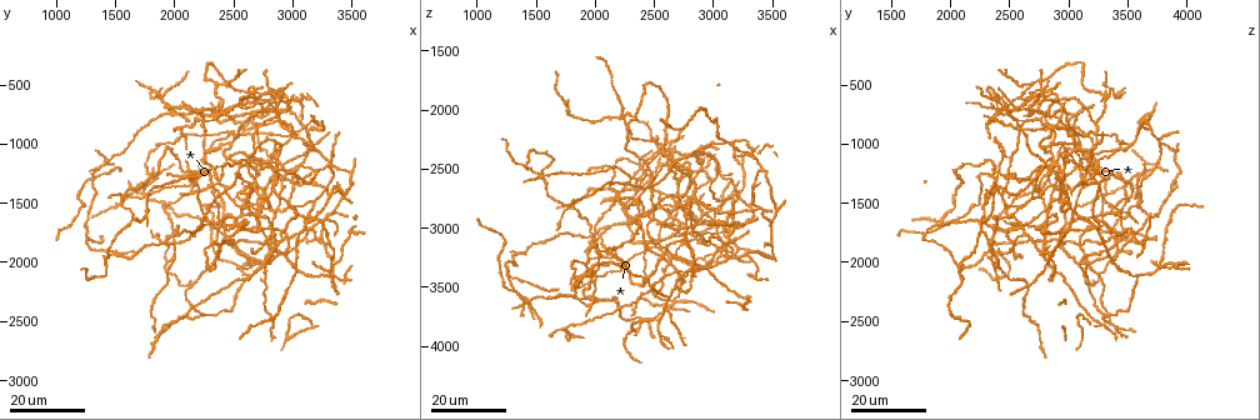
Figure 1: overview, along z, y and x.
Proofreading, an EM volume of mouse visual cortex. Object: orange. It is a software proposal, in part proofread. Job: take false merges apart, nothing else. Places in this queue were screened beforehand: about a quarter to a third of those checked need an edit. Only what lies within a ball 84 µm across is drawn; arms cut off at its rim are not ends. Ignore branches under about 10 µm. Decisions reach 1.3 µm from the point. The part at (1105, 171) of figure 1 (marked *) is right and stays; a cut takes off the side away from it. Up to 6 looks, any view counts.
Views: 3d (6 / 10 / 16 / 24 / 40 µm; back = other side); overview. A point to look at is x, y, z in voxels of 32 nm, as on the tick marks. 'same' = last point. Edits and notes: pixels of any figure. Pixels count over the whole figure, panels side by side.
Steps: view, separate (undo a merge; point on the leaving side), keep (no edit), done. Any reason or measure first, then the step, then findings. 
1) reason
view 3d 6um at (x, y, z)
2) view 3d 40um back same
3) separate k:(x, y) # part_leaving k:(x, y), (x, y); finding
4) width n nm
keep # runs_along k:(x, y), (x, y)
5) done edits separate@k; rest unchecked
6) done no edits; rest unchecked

calibre changes
view 3d 24um at (2240, 1060, 2860)

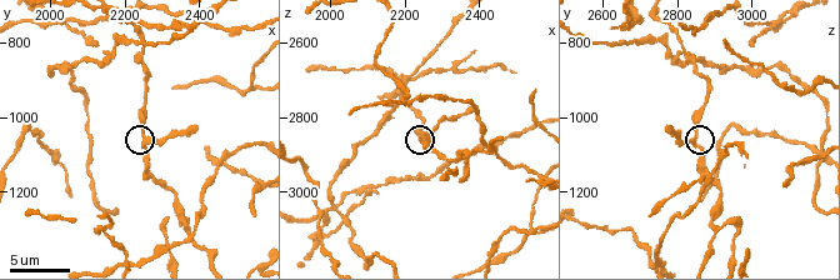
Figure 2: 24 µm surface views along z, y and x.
zoom in
view 3d 10um at (2240, 1030, 2850)

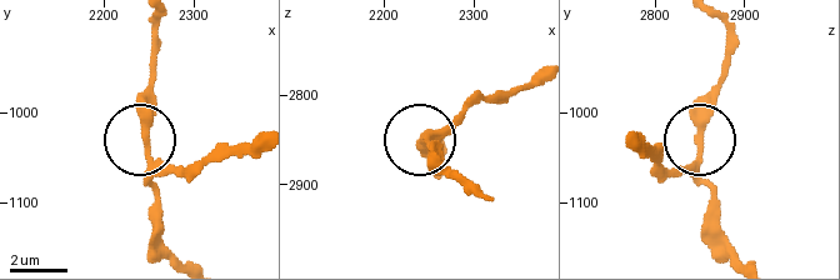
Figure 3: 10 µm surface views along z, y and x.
arms 3
keep # one neuron here

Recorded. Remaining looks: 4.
three arms meet
view 3d 16um at (2920, 1940, 2800)

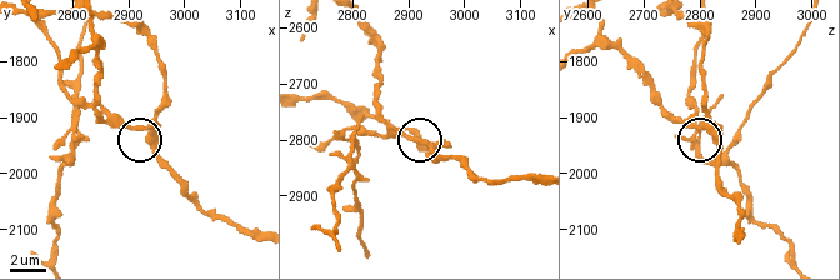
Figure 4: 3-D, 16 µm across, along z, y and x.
view 3d 6um at (2925, 1920, 2805)

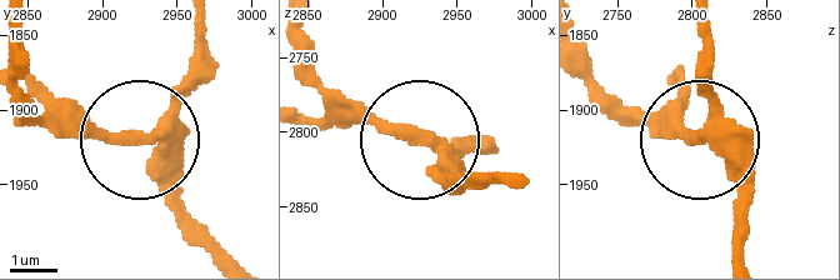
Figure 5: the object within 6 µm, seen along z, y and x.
arms 3
keep # runs_along 5:(706, 20), (703, 135), (735, 175), (743, 219); one neuron here

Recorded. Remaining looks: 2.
thin neck
view 3d 16um at (3380, 1660, 3320)

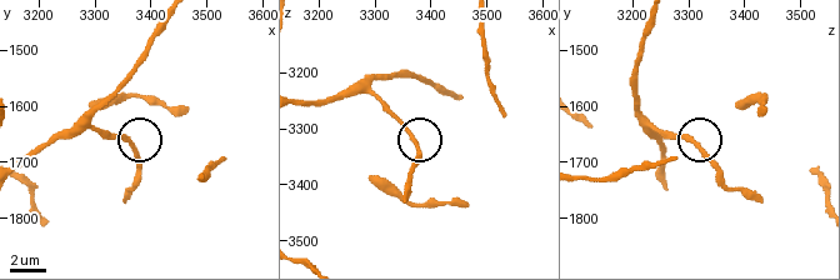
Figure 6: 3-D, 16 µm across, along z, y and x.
view 3d 10um at (3365, 1665, 3310)

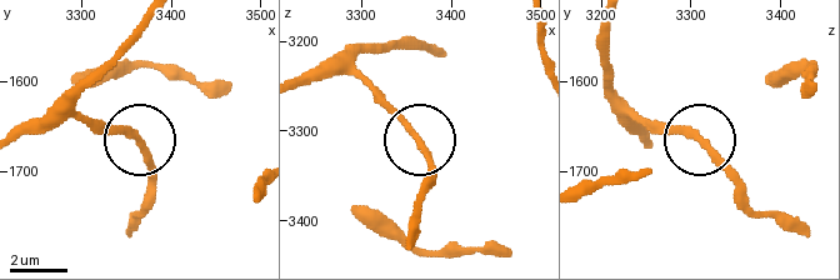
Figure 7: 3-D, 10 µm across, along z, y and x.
keep # one neuron here

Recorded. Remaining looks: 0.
done no edits; rest unchecked

